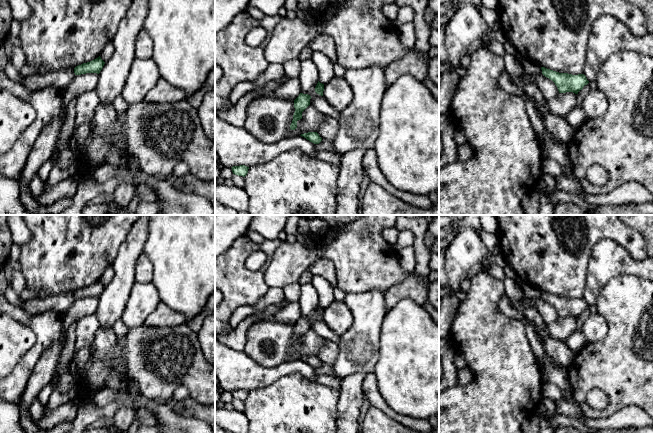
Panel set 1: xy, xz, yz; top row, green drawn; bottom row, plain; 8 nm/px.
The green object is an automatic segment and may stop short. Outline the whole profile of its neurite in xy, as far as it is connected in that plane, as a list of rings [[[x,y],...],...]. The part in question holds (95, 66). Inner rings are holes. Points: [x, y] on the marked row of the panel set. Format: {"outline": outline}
{"outline": [[[99,56],[98,58],[87,62],[83,63],[81,65],[78,65],[74,68],[74,73],[75,75],[81,75],[81,74],[86,74],[86,73],[97,73],[99,74],[100,71],[102,70],[105,62],[101,59]]]}

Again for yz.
{"outline": [[[541,67],[541,70],[545,77],[555,83],[559,93],[573,92],[578,94],[578,92],[589,83],[584,74],[572,75],[568,73],[559,73],[545,67]]]}

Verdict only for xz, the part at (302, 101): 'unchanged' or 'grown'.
unchanged

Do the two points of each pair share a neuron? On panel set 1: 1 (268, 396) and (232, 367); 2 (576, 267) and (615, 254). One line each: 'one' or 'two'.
1: two
2: two

